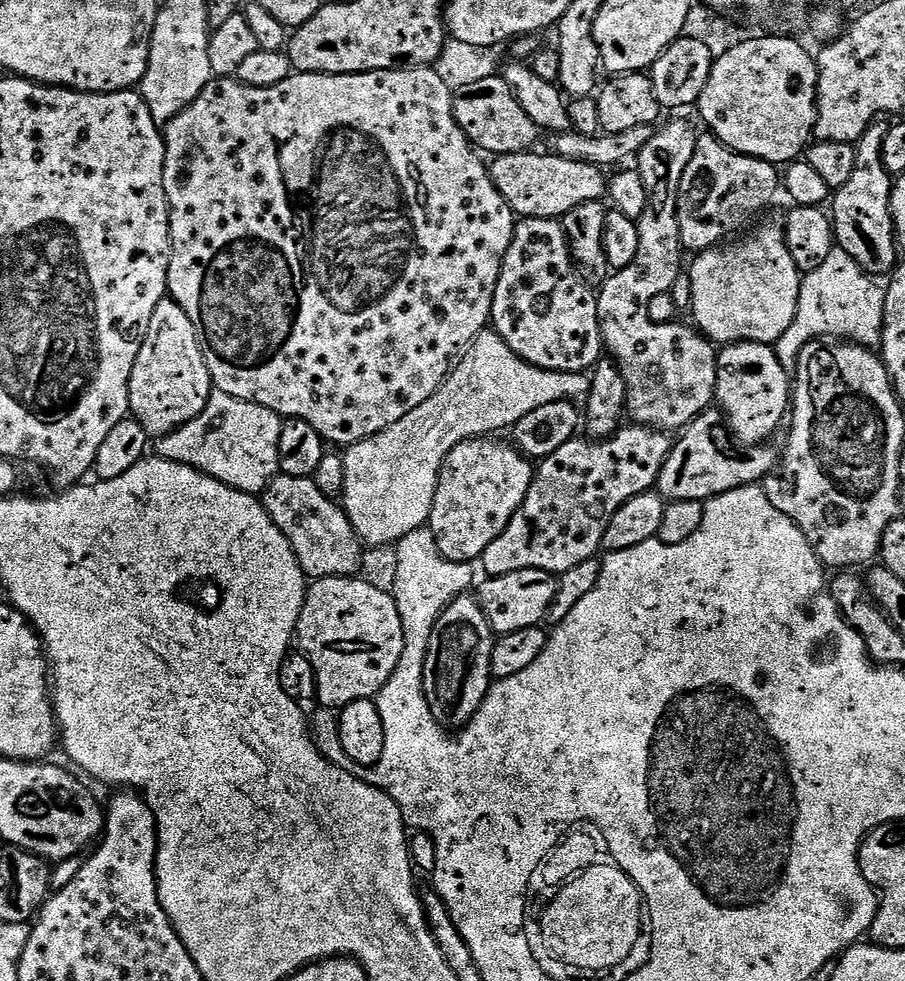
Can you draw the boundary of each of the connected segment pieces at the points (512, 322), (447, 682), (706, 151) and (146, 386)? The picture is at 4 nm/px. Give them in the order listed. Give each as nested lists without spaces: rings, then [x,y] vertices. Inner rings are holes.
[[[521,219],[495,288],[493,329],[516,356],[551,372],[586,372],[604,352],[597,295],[574,269],[571,248],[557,219]]]
[[[465,594],[443,605],[435,617],[430,646],[426,650],[424,663],[424,693],[430,706],[430,714],[445,730],[459,730],[470,723],[474,714],[482,706],[488,689],[494,683],[492,675],[492,646],[494,633],[488,624],[486,614],[480,608],[480,601],[475,595]]]
[[[711,134],[697,139],[696,153],[686,166],[676,195],[676,217],[680,241],[689,253],[699,254],[717,247],[731,232],[748,224],[772,200],[776,188],[781,187],[782,176],[777,165],[733,152]]]
[[[165,298],[162,302],[158,302],[154,318],[150,318],[150,332],[144,340],[142,350],[134,362],[134,370],[130,374],[128,410],[131,419],[140,423],[150,438],[168,436],[171,432],[178,431],[183,424],[198,419],[207,410],[208,399],[211,396],[214,396],[212,375],[200,349],[200,339],[194,330],[194,322],[190,322],[186,310],[182,310],[182,306],[178,306],[176,300]]]

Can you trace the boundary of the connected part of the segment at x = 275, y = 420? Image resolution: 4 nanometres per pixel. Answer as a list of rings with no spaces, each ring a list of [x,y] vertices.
[[[221,395],[220,414],[213,418],[212,429],[189,450],[187,463],[210,478],[256,496],[267,493],[268,485],[281,475],[280,439],[285,421],[274,410],[254,402]]]

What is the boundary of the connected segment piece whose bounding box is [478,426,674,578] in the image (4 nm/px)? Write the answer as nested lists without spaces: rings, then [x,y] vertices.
[[[647,426],[631,427],[621,427],[607,440],[573,438],[566,446],[558,446],[554,454],[539,461],[522,506],[514,518],[510,518],[506,530],[502,530],[480,555],[478,564],[484,567],[485,577],[505,576],[518,570],[546,570],[559,574],[578,566],[578,562],[593,559],[596,551],[601,551],[610,518],[623,504],[630,502],[630,498],[656,488],[656,479],[672,452],[674,440],[668,437],[671,435],[667,431]]]

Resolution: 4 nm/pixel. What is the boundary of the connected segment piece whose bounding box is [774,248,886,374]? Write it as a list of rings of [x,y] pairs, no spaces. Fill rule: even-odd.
[[[834,248],[818,269],[801,279],[794,321],[774,346],[783,368],[790,374],[795,373],[801,350],[816,339],[846,339],[863,348],[879,347],[884,325],[885,294],[881,283],[864,274],[845,251]]]

